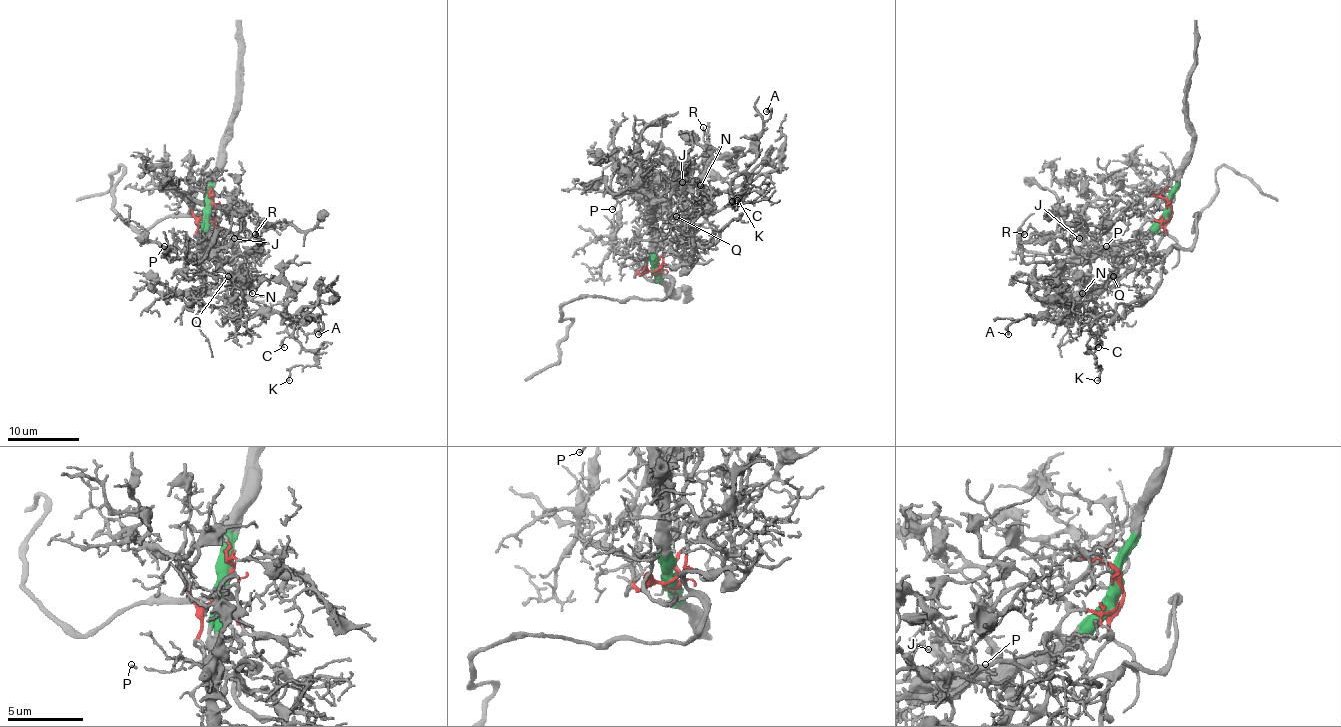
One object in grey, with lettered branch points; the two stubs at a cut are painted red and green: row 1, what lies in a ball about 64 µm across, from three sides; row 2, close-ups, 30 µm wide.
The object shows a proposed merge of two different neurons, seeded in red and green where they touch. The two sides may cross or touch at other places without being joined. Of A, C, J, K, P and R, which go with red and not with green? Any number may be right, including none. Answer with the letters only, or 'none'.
A, C, K

